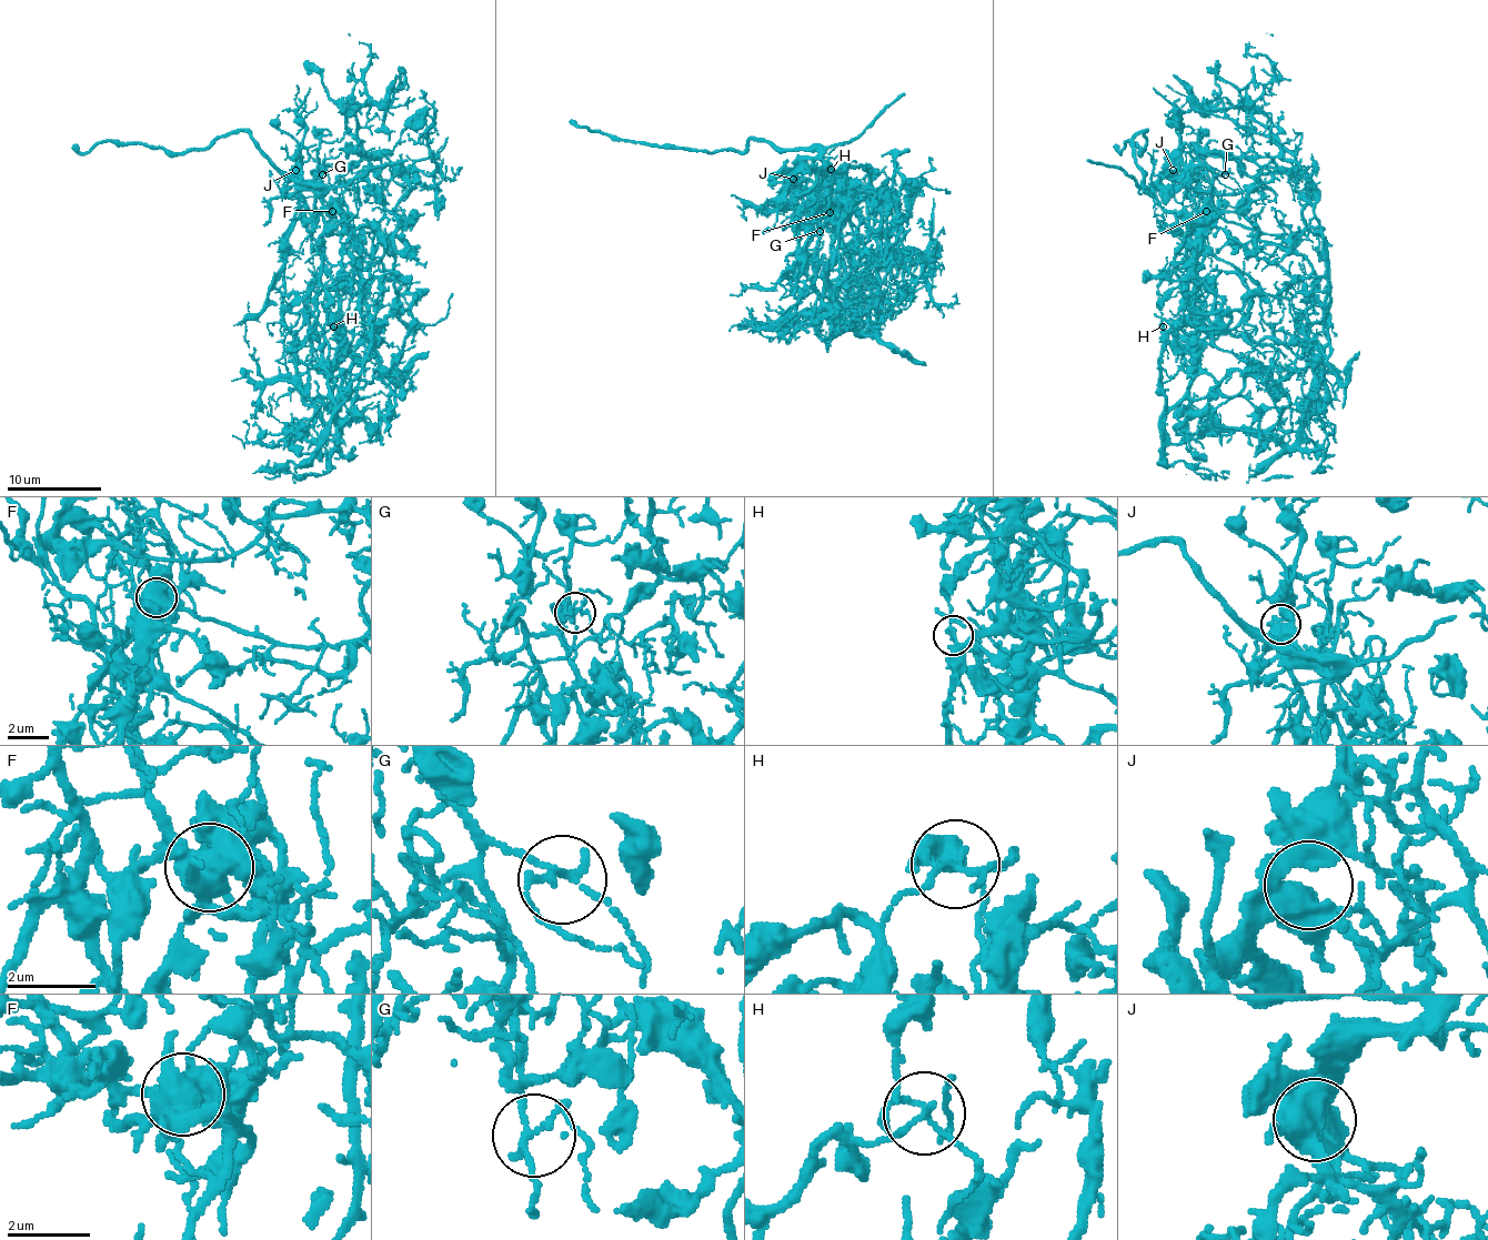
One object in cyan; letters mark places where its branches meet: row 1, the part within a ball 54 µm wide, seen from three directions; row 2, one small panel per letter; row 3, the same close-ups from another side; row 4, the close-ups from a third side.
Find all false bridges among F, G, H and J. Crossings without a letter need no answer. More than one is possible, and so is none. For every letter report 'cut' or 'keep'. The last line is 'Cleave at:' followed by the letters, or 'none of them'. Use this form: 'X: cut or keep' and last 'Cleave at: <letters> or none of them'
F: cut
G: keep
H: cut
J: keep
Cleave at: F, H

